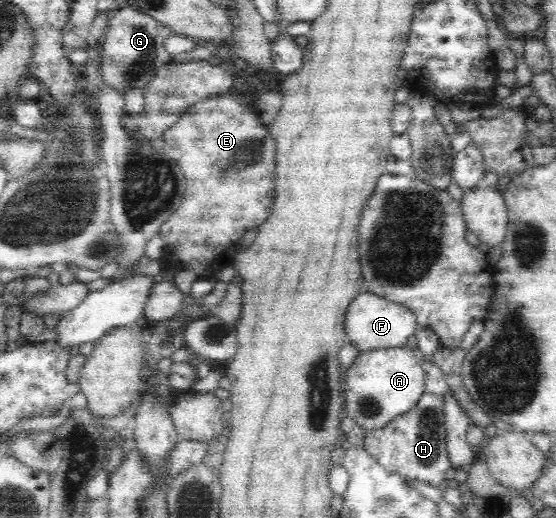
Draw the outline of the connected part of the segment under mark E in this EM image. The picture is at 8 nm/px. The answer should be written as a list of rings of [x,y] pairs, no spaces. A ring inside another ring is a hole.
[[[233,93],[212,96],[192,105],[173,127],[163,132],[161,137],[151,141],[151,146],[163,157],[173,160],[185,174],[185,193],[169,219],[161,225],[159,235],[165,241],[163,248],[163,269],[167,278],[172,278],[177,270],[191,270],[199,279],[213,278],[221,269],[234,265],[235,247],[244,233],[265,223],[272,210],[275,189],[276,147],[256,108],[242,101]]]

